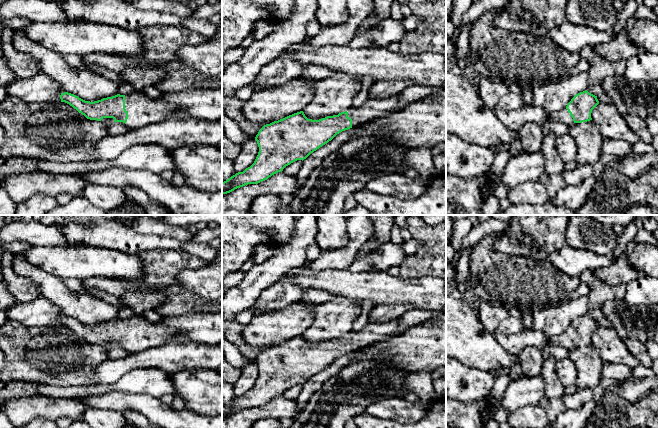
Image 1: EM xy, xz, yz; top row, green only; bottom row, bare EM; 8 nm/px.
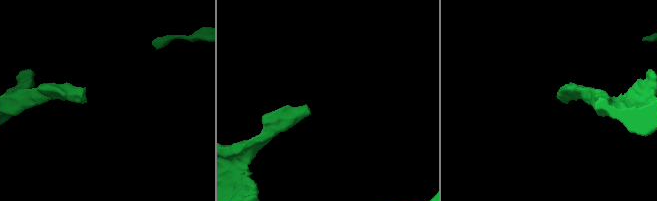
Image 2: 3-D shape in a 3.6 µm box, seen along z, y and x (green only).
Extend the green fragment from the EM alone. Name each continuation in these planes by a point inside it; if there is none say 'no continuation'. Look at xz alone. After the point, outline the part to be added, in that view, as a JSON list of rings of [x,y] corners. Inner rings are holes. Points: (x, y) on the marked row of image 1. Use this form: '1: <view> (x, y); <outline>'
1: xz (372, 109); [[[398,96],[374,99],[369,98],[359,107],[351,107],[347,110],[348,117],[352,119],[352,128],[372,122],[380,118],[386,118],[402,109],[398,106]]]

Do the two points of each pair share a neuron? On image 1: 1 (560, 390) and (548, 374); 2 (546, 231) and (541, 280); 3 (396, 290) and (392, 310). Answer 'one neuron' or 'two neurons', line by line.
1: one neuron
2: two neurons
3: two neurons

